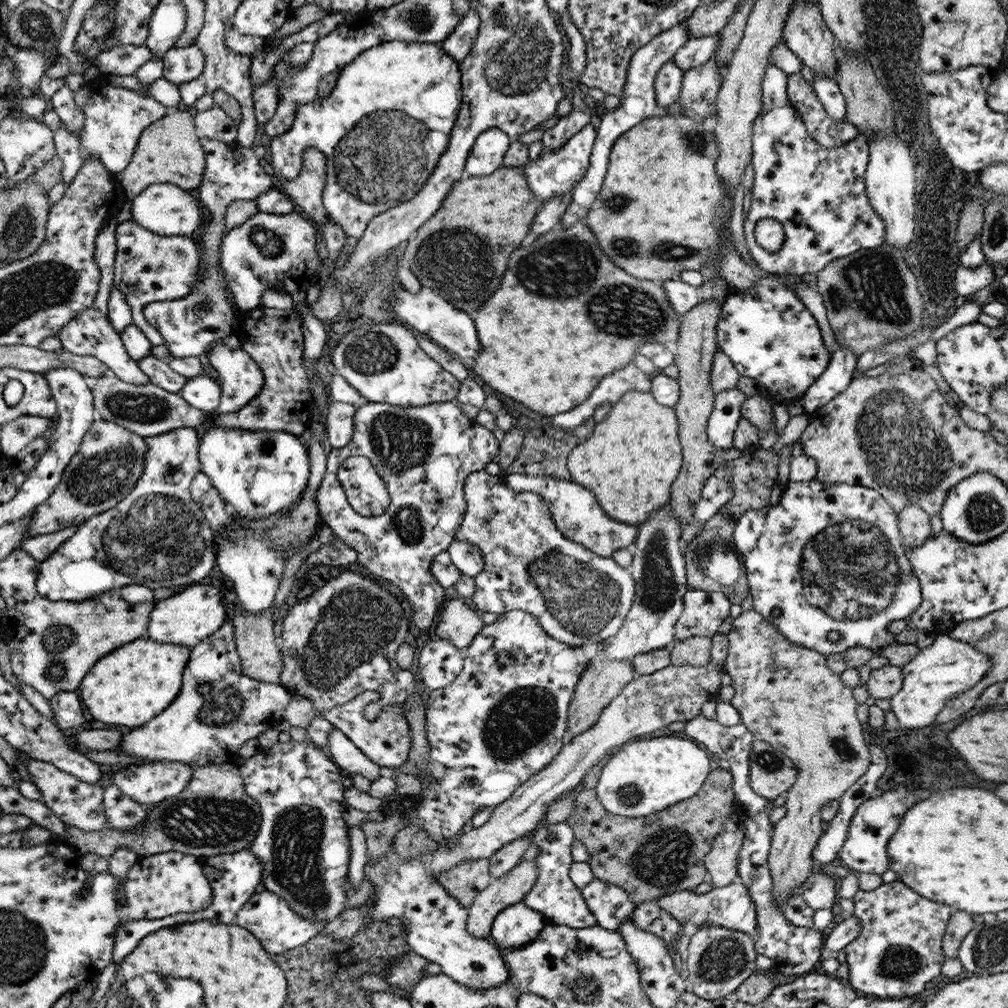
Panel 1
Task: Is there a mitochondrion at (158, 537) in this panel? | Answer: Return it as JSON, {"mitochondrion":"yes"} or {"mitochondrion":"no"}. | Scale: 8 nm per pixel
{"mitochondrion":"yes"}

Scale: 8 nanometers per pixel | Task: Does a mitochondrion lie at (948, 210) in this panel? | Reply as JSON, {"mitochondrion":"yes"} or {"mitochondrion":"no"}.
{"mitochondrion":"no"}

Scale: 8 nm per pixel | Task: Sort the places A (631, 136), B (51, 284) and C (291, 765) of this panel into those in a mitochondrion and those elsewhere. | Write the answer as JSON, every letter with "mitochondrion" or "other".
{"A":"other","B":"mitochondrion","C":"other"}

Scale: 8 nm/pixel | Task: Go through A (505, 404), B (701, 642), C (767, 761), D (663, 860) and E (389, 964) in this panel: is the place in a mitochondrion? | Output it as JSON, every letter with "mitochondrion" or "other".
{"A":"other","B":"other","C":"mitochondrion","D":"mitochondrion","E":"other"}

